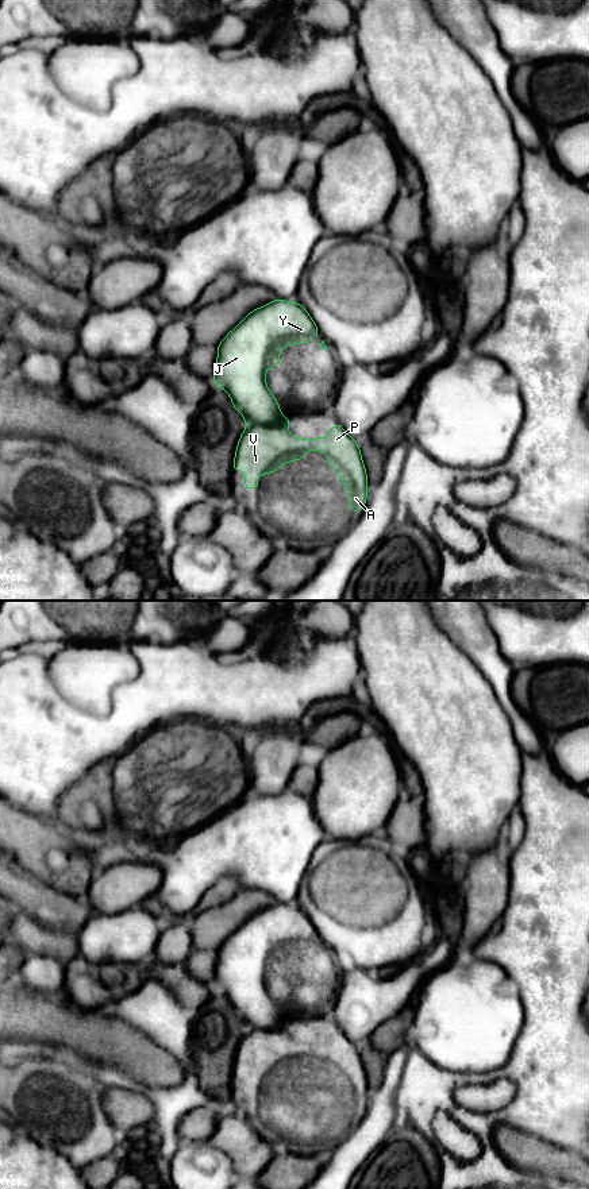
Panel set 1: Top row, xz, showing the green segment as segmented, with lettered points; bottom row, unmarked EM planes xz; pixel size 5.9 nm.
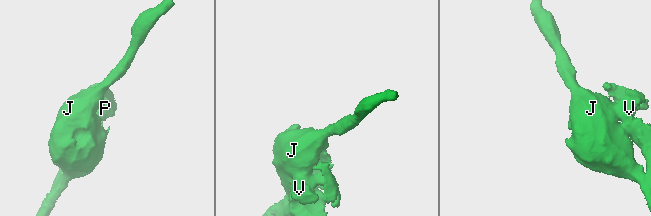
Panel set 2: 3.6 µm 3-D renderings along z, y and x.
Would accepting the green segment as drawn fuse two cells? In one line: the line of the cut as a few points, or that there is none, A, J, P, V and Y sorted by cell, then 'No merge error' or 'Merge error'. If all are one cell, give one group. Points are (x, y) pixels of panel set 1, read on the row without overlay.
Split along xz (283, 1020), (276, 1029), (247, 1029). Groups: A P V / J Y. Merge error

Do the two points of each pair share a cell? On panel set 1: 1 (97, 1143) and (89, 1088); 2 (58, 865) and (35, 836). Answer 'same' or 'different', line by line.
1: same
2: same

